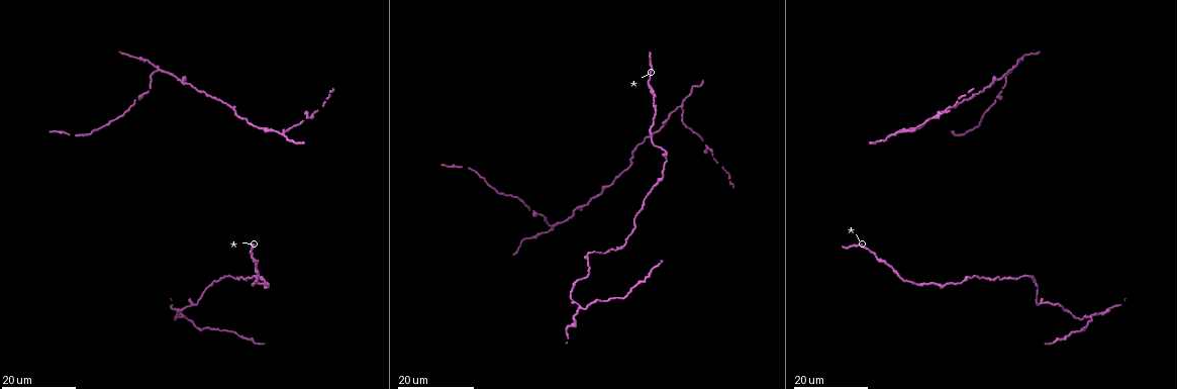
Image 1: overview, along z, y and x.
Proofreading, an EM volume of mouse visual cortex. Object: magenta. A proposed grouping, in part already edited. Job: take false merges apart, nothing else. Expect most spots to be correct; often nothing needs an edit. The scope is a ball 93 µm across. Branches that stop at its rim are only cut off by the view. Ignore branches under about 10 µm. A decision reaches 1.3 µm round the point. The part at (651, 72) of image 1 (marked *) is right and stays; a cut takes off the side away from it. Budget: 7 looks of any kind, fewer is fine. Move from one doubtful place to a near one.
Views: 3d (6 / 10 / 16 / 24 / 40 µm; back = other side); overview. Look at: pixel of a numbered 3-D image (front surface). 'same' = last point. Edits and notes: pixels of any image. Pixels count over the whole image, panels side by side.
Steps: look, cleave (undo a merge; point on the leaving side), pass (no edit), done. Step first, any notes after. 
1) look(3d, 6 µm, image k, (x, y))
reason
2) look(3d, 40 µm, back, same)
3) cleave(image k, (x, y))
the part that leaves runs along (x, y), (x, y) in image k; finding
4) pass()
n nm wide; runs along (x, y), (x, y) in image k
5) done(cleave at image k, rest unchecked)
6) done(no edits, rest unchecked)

look(3d, 24 µm, image 1, (586, 260))
three-way junction

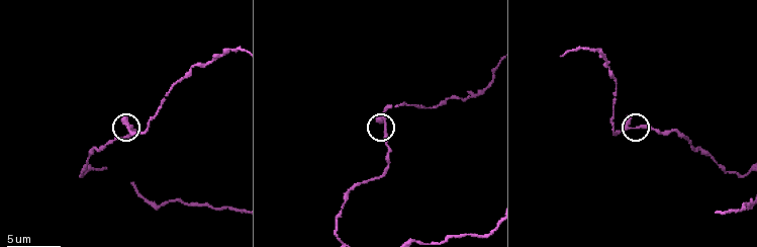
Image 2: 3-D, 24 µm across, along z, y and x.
look(3d, 6 µm, image 2, (384, 126))
zoom in

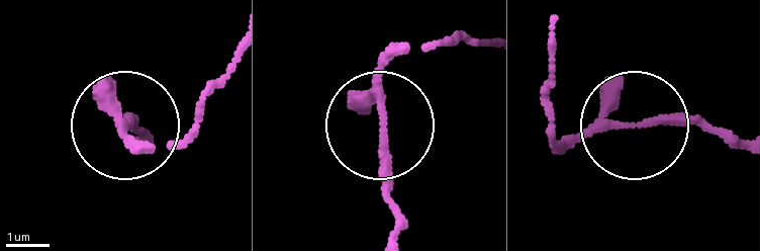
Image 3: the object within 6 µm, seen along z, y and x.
look(3d, 6 µm, back, image 3, (382, 129))

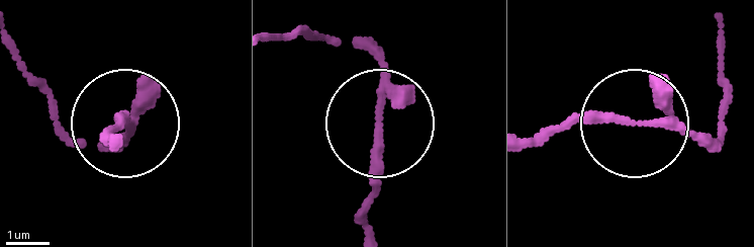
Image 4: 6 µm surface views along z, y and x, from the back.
pass()
runs along (723, 55), (720, 142), (647, 120), (571, 120), (528, 139) in image 4; one neuron here

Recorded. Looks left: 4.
look(3d, 24 µm, image 1, (179, 80))
calibre changes

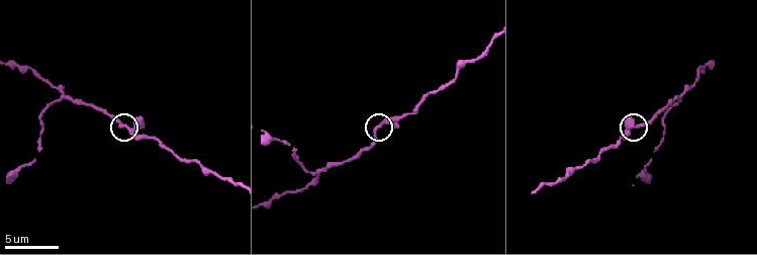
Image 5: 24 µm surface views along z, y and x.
look(3d, 6 µm, image 5, (124, 125))
zoom in

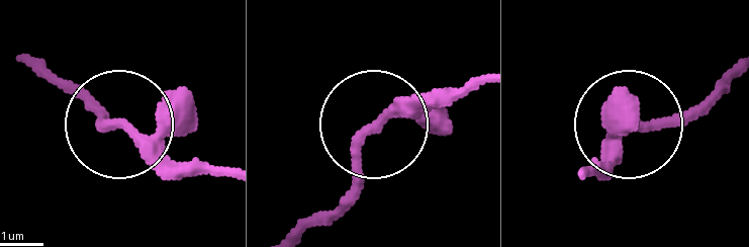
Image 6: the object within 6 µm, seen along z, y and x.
pass()
runs along (474, 79), (398, 107), (359, 151), (337, 213) in image 6; one neuron here

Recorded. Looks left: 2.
look(3d, 6 µm, image 5, (60, 97))
arms part here

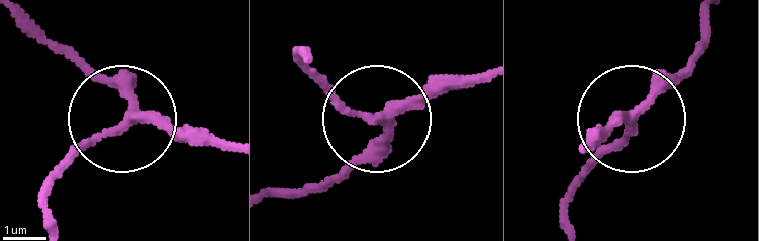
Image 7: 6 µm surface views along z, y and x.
look(3d, 6 µm, back, image 7, (383, 121))

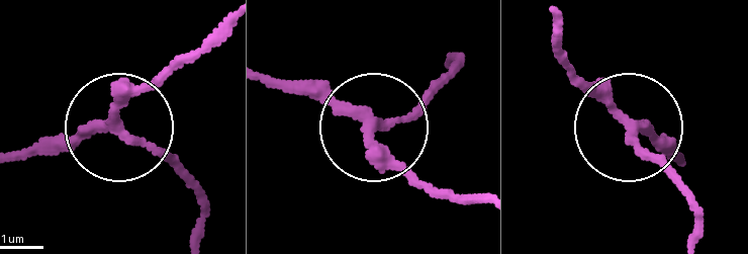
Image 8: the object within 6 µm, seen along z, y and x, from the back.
pass()
3 arms; runs along (270, 78), (336, 89), (430, 194) in image 8; continuous, no second neuron

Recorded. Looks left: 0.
done(no edits, rest unchecked)

